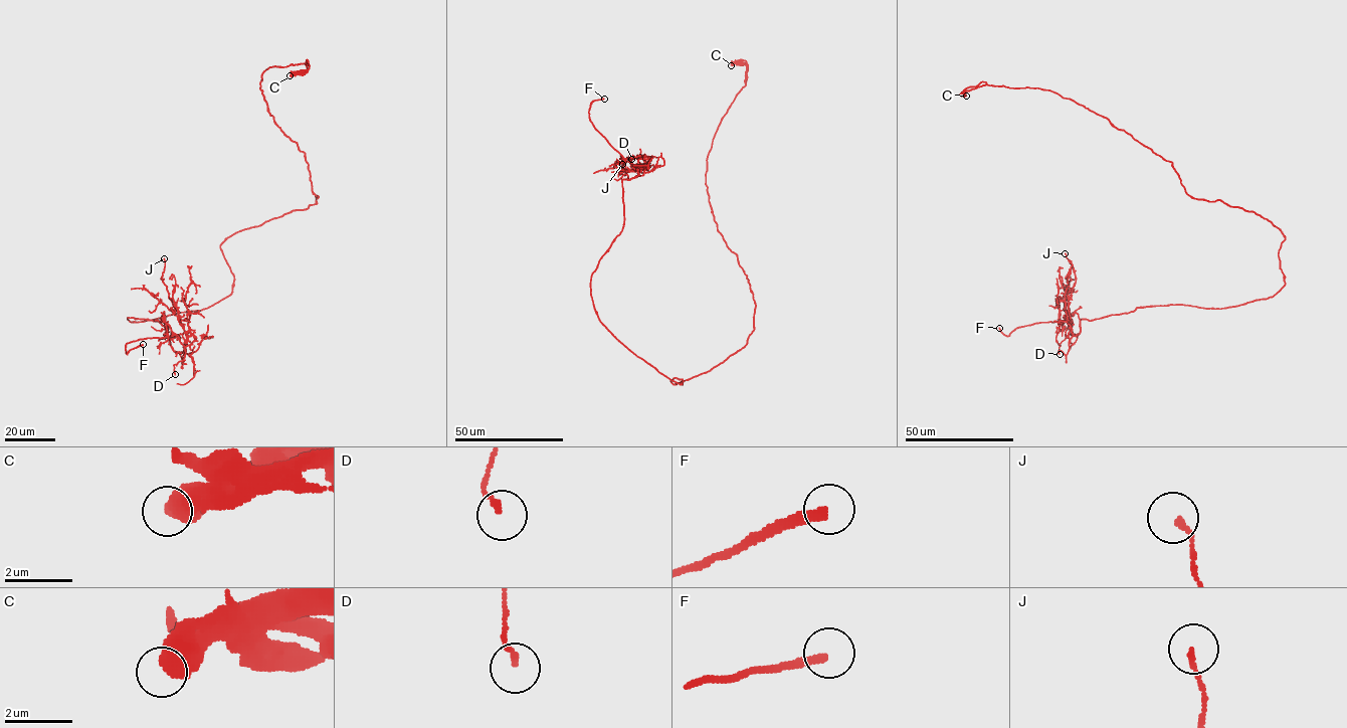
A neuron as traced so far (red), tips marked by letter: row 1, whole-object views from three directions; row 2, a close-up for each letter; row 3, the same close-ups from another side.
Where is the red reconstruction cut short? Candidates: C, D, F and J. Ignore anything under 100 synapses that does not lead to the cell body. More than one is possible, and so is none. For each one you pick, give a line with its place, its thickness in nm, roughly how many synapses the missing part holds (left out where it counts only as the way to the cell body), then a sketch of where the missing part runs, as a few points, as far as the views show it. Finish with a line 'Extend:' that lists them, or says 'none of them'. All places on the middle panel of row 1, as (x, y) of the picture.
F: (604, 99) | 240 nm
Extend: F

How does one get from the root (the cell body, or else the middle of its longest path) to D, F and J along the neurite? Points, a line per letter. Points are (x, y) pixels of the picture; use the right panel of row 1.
D: (1281, 232), (1285, 285), (1274, 296), (1223, 308), (1137, 307), (1081, 319), (1078, 334), (1066, 319), (1060, 354)
F: (1281, 232), (1285, 285), (1268, 299), (1223, 308), (1137, 307), (1080, 322), (1074, 313), (1008, 336), (999, 328)
J: (1281, 232), (1285, 285), (1274, 296), (1223, 308), (1137, 307), (1081, 319), (1078, 334), (1065, 253)

